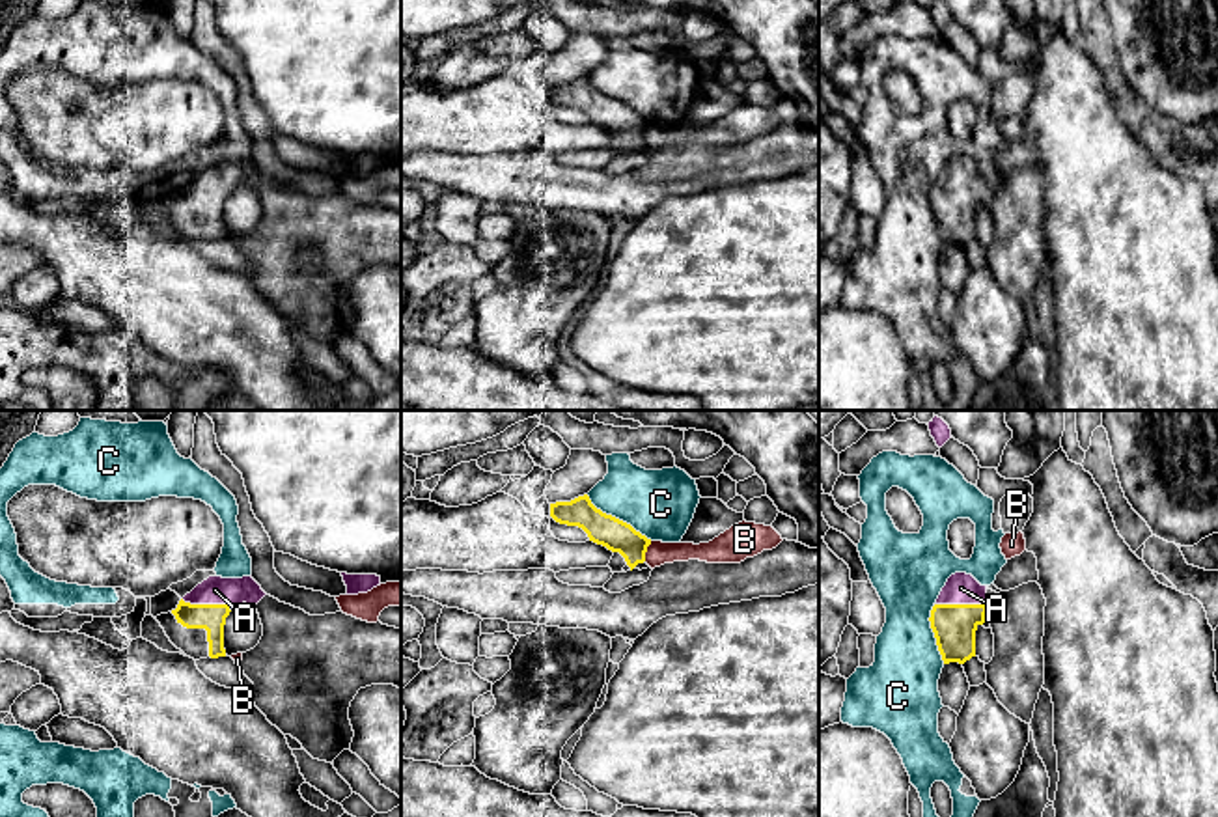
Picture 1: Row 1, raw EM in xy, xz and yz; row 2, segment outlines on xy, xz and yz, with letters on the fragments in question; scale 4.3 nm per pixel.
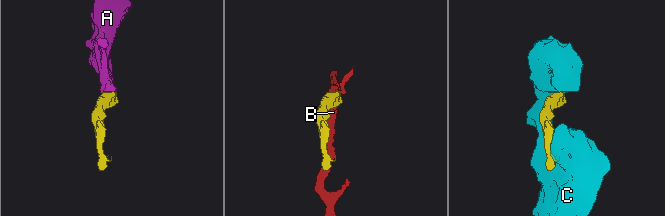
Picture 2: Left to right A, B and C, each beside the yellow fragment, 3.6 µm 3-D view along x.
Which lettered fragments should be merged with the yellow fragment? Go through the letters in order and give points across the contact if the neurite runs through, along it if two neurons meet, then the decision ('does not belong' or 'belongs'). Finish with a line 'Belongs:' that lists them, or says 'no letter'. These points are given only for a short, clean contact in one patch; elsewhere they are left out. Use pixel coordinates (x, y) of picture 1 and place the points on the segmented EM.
A: across yz (954, 625), (959, 605), (961, 588) | belongs
B: along xz (651, 541), (644, 560) | does not belong
C: does not belong
Belongs: A

